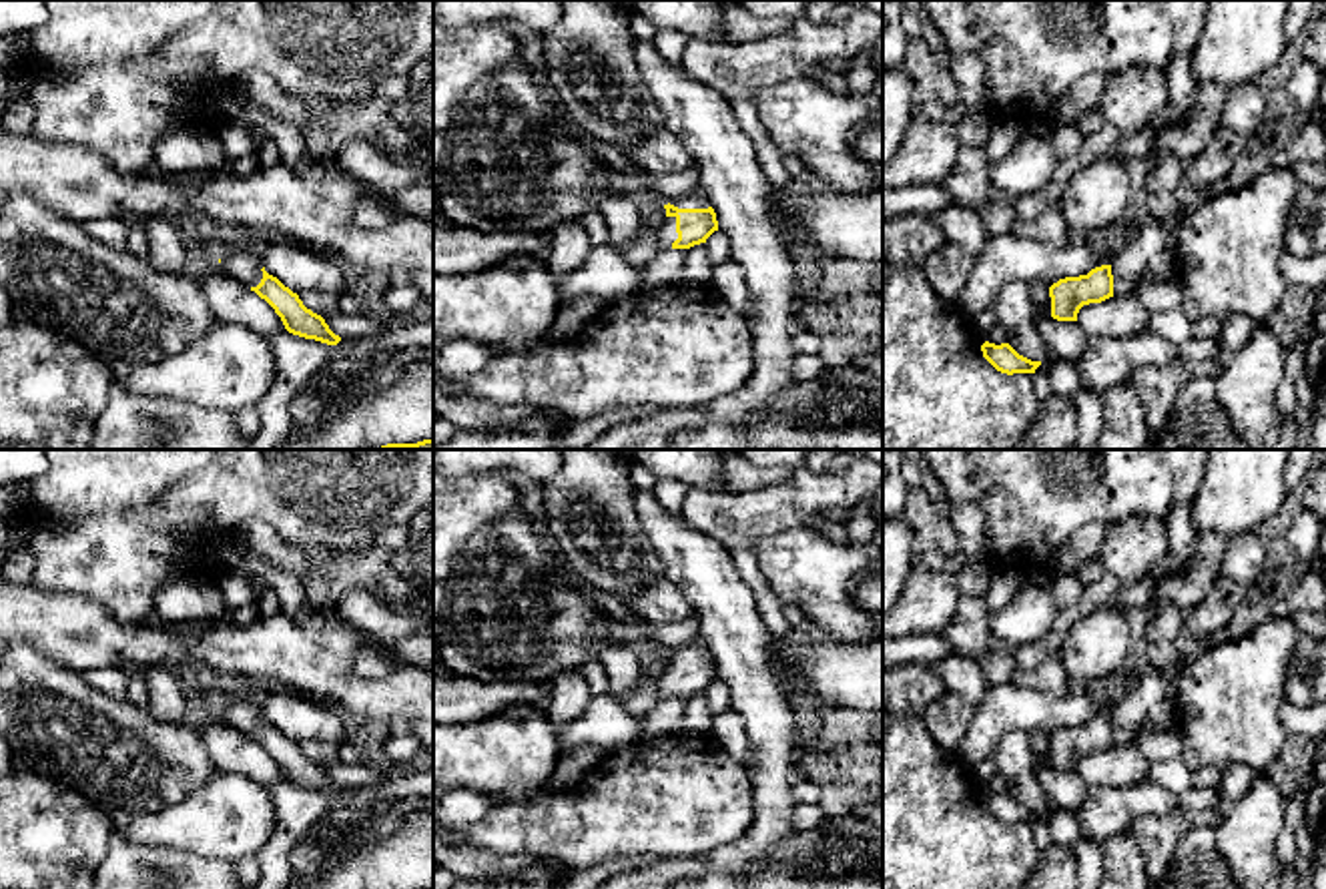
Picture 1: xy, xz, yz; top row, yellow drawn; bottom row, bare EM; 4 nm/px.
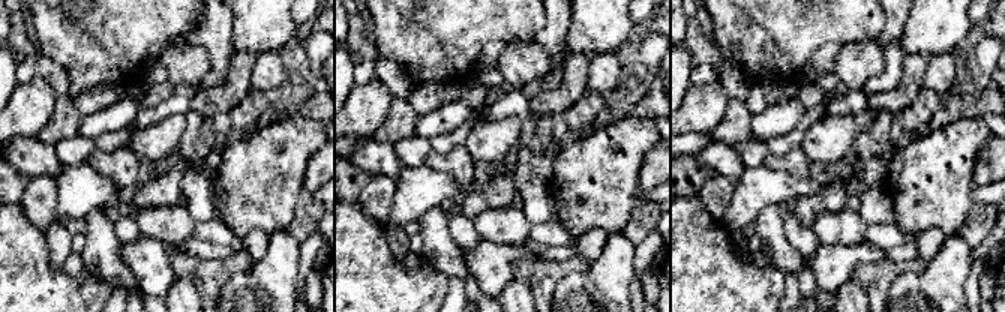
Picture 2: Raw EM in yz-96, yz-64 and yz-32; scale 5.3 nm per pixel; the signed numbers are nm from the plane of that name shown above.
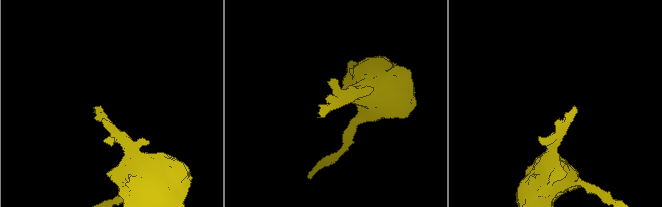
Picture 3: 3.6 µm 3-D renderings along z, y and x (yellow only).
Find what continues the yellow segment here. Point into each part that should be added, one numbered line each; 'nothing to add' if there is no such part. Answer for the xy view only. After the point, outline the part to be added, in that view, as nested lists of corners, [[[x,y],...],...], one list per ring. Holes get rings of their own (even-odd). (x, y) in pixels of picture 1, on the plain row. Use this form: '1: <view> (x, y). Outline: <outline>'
1: xy (243, 717). Outline: [[[239,702],[231,708],[219,712],[219,718],[231,724],[235,730],[243,732],[245,736],[257,736],[263,728],[263,714],[259,706]]]

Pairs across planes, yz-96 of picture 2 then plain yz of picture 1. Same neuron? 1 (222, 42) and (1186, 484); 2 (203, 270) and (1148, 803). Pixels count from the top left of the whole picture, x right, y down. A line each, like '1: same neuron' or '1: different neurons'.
1: same neuron
2: different neurons

